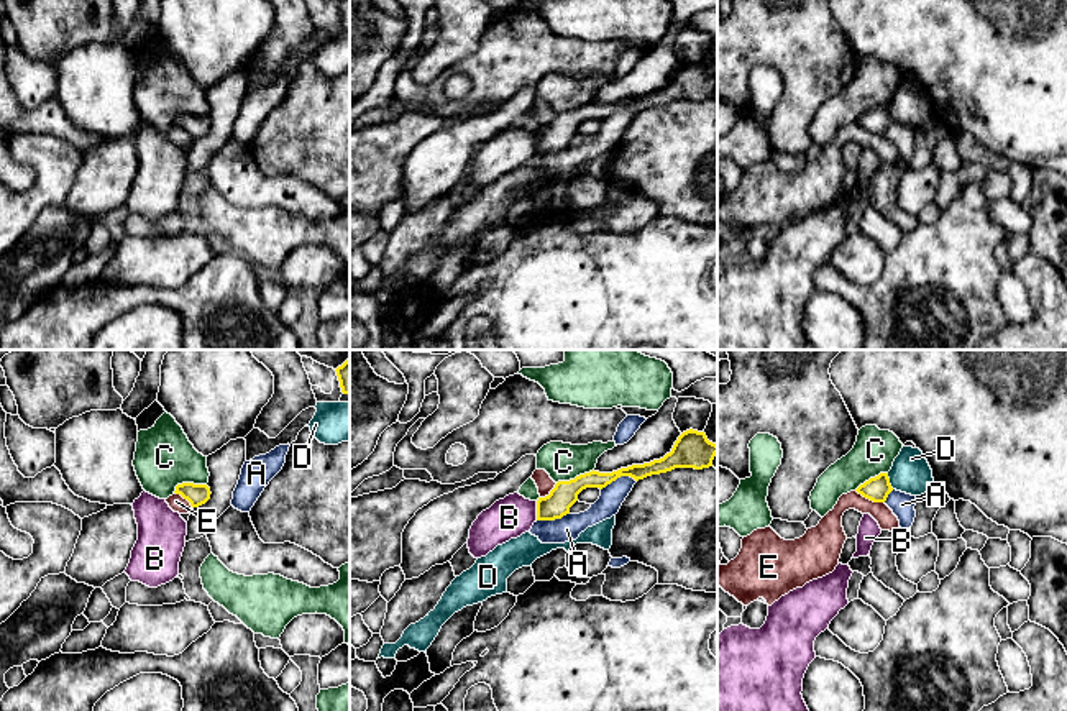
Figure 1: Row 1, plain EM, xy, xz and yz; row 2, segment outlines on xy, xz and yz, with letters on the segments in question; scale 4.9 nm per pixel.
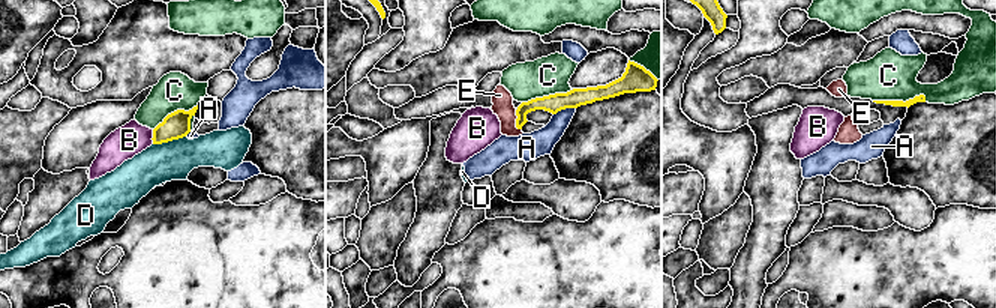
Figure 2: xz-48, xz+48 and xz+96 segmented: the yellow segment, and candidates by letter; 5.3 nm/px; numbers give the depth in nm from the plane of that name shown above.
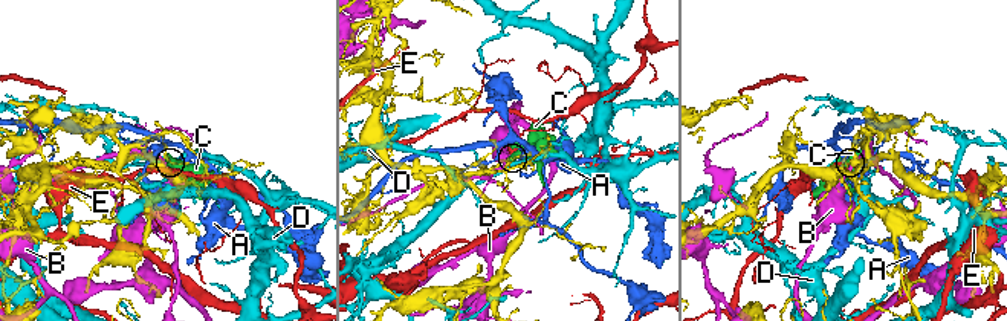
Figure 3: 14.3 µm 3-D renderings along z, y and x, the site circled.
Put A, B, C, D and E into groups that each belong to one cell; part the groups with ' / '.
A / B / C / D / E

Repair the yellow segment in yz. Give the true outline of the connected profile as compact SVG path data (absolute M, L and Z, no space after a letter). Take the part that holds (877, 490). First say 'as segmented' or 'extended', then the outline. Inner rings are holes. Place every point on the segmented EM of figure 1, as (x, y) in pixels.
as segmented; M880 473L860 484L855 491L873 502L885 502L893 488L888 473Z

